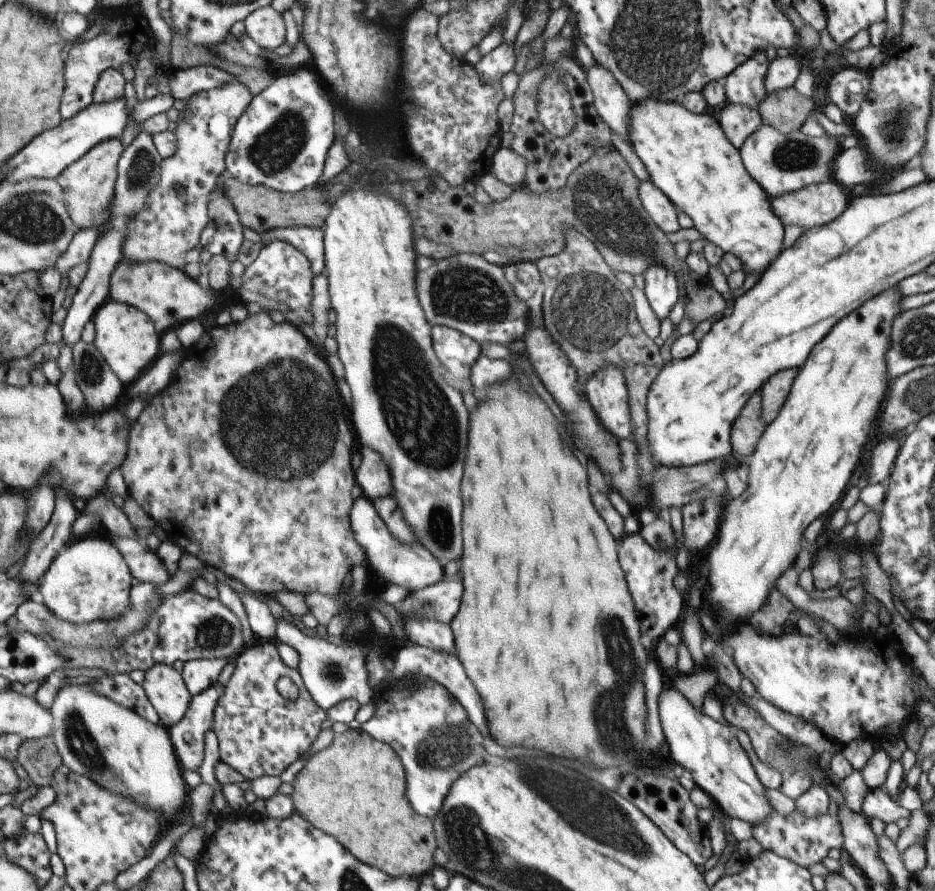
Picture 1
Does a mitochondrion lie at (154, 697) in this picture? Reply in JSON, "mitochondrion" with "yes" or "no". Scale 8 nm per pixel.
{"mitochondrion":"no"}

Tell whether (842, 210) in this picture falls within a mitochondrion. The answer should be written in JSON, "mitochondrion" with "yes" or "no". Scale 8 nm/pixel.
{"mitochondrion":"no"}

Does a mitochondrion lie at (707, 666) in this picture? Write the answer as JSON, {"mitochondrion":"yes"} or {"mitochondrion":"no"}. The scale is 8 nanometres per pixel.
{"mitochondrion":"no"}

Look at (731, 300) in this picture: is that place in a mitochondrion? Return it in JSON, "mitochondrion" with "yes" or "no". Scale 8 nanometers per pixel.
{"mitochondrion":"no"}

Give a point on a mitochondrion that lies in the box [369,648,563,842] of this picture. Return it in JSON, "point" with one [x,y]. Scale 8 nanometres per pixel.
{"point":[442,739]}

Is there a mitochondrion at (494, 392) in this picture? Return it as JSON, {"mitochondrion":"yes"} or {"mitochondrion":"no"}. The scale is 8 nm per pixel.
{"mitochondrion":"no"}

